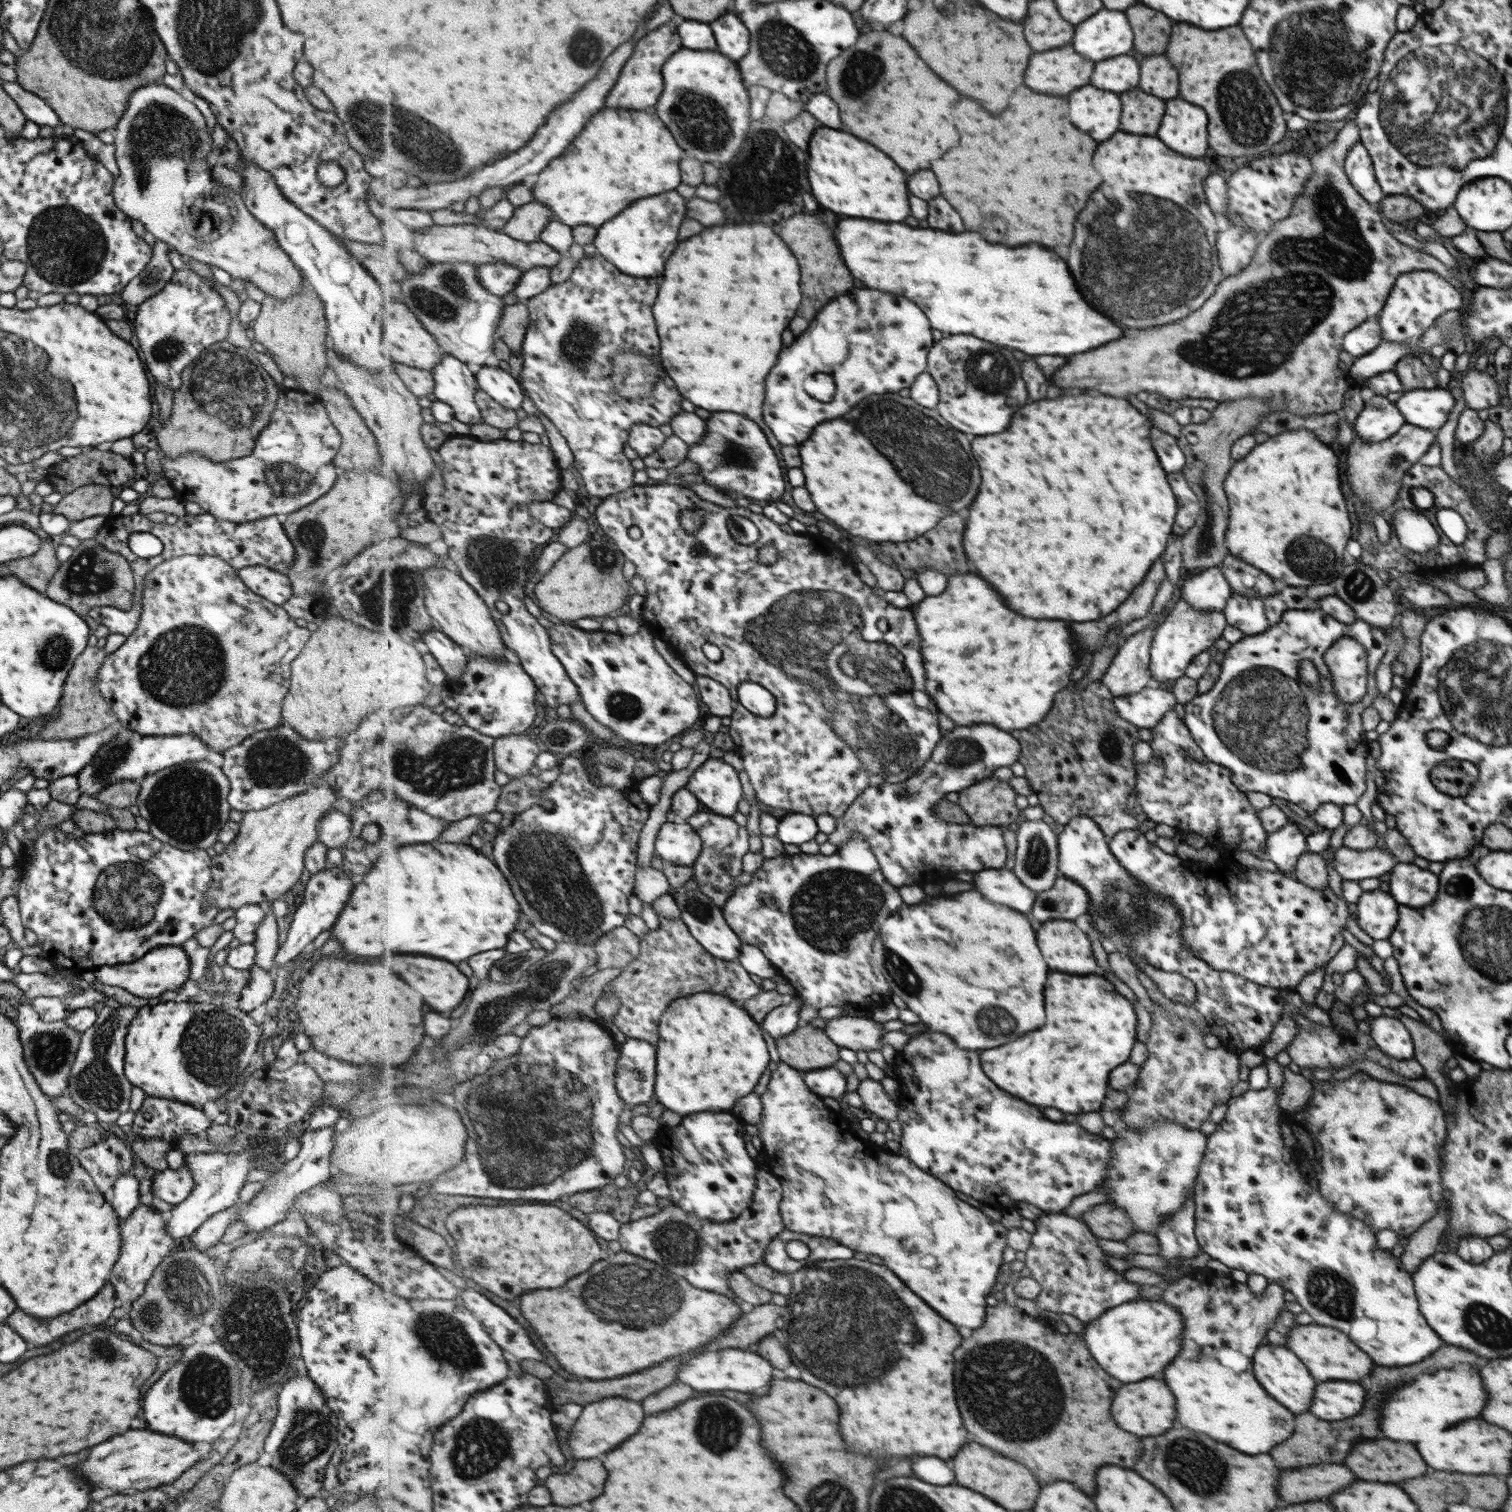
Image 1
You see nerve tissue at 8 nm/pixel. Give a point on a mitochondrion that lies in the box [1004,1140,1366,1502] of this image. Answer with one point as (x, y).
(1199, 1467)

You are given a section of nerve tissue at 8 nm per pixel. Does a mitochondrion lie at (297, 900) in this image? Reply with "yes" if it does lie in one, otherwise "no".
no

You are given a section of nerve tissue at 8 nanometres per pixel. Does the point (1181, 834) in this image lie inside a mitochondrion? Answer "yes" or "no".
no

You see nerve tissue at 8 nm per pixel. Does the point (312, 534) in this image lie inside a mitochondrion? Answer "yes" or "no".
yes

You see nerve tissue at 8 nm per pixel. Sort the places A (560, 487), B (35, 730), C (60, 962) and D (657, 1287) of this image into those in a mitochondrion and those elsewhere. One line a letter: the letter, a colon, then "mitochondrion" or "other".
A: other
B: other
C: other
D: mitochondrion

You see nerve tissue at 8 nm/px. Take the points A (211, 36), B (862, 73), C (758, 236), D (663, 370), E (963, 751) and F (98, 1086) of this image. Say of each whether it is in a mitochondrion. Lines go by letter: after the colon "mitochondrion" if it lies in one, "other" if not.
A: mitochondrion
B: mitochondrion
C: other
D: other
E: mitochondrion
F: mitochondrion

